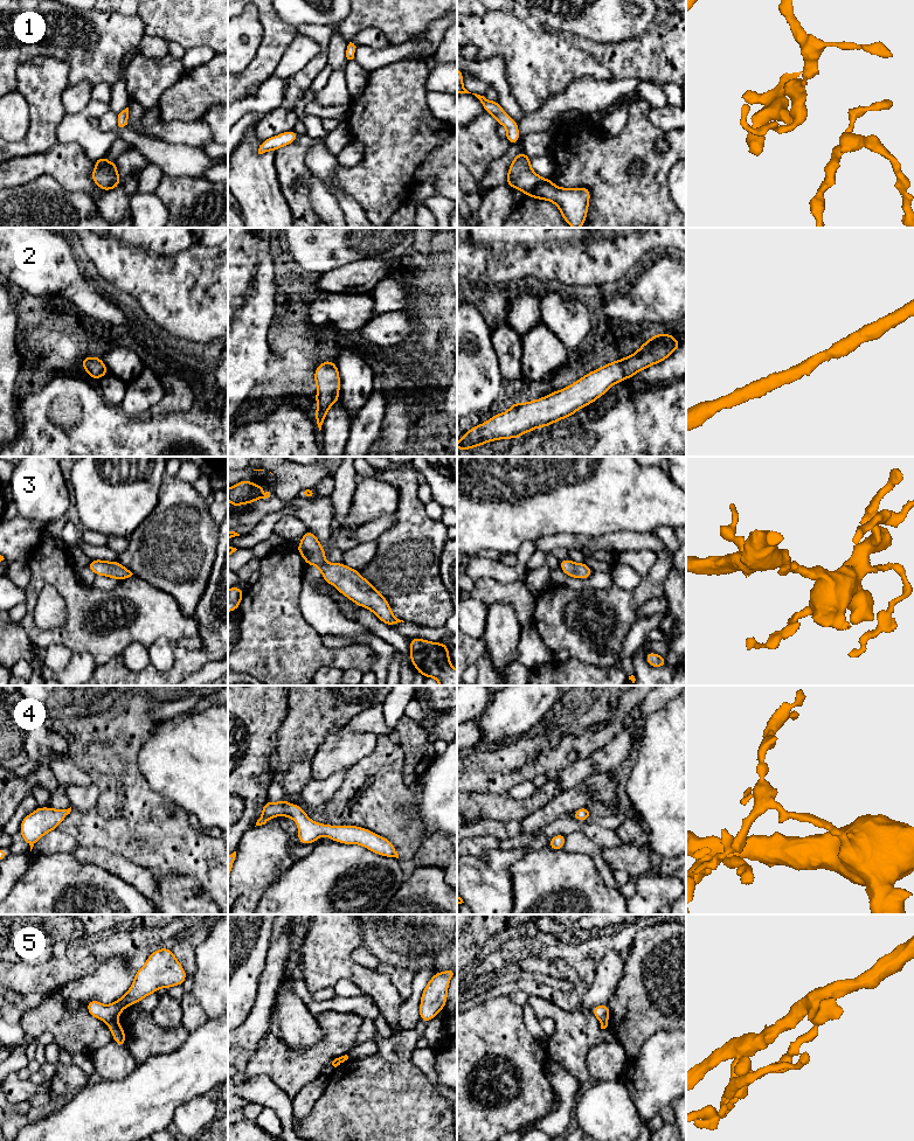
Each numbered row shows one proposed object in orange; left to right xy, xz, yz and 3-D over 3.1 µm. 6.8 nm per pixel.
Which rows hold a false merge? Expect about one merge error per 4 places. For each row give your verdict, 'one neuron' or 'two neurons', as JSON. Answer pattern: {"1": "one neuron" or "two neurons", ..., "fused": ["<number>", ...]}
{"1": "one neuron", "2": "one neuron", "3": "one neuron", "4": "one neuron", "5": "two neurons", "fused": ["5"]}

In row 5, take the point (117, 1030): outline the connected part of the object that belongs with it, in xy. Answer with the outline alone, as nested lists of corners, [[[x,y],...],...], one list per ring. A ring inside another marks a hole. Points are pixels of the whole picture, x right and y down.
[[[117,1021],[108,1023],[108,1028],[111,1030],[113,1035],[112,1042],[115,1042],[118,1045],[125,1046],[126,1039],[124,1028]]]

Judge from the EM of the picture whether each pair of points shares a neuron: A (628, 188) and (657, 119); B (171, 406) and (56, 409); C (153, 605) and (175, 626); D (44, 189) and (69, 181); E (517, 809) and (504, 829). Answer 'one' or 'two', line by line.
A: two
B: two
C: one
D: two
E: two

